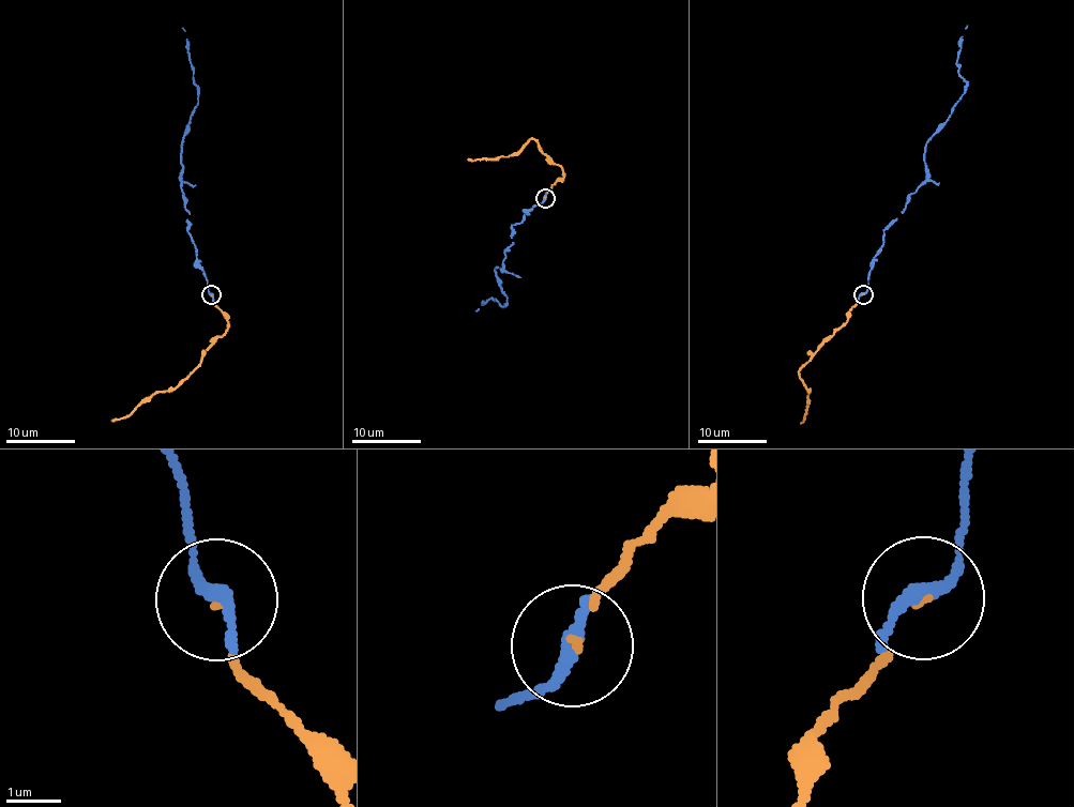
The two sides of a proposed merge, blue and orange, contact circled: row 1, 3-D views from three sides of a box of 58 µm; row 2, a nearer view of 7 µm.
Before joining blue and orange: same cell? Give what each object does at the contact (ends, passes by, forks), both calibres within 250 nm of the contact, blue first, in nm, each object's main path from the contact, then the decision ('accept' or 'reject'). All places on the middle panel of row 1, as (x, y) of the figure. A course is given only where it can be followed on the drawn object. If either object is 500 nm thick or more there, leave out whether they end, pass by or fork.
blue passes by | orange ends | 240/50 nm | blue via (544, 197), (512, 226), (512, 242), (502, 268), (495, 267), (507, 303), (501, 306), (488, 298), (475, 310) | orange via (544, 197), (563, 172), (533, 139), (529, 138), (519, 152), (507, 157), (467, 158) | accept

